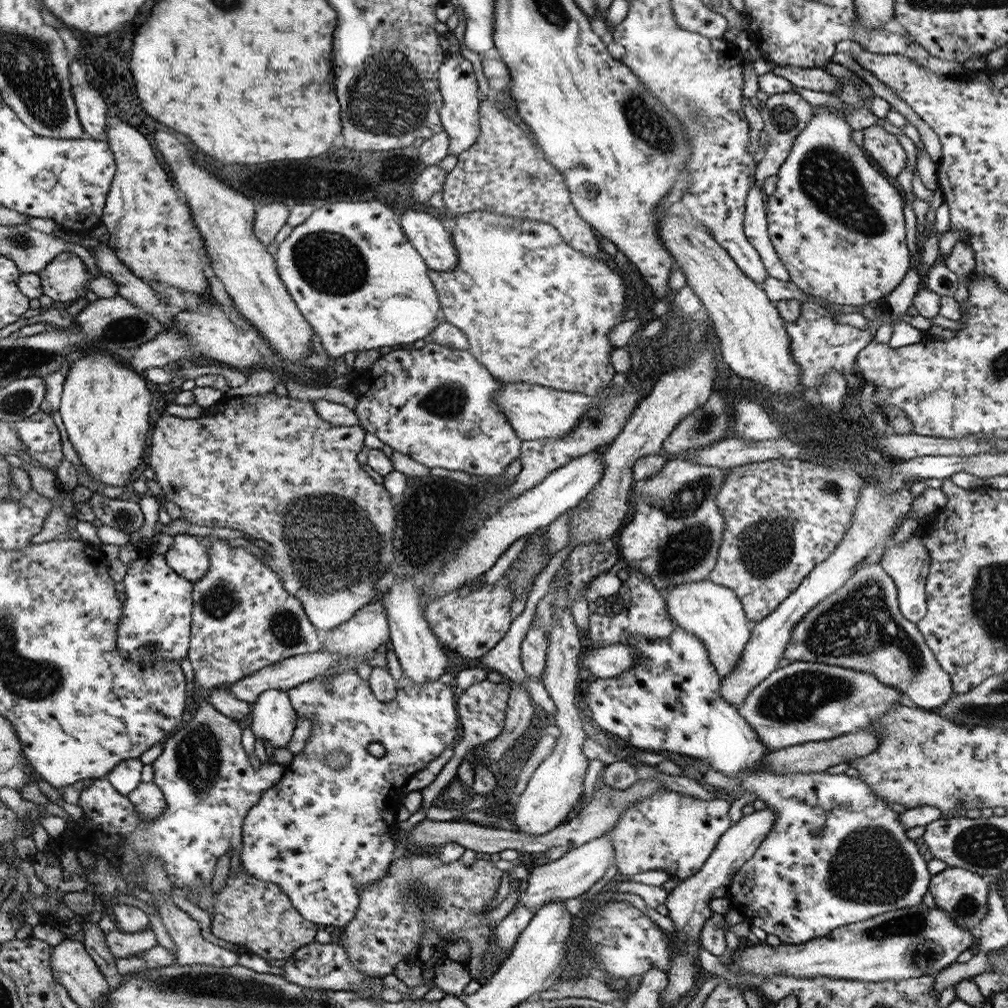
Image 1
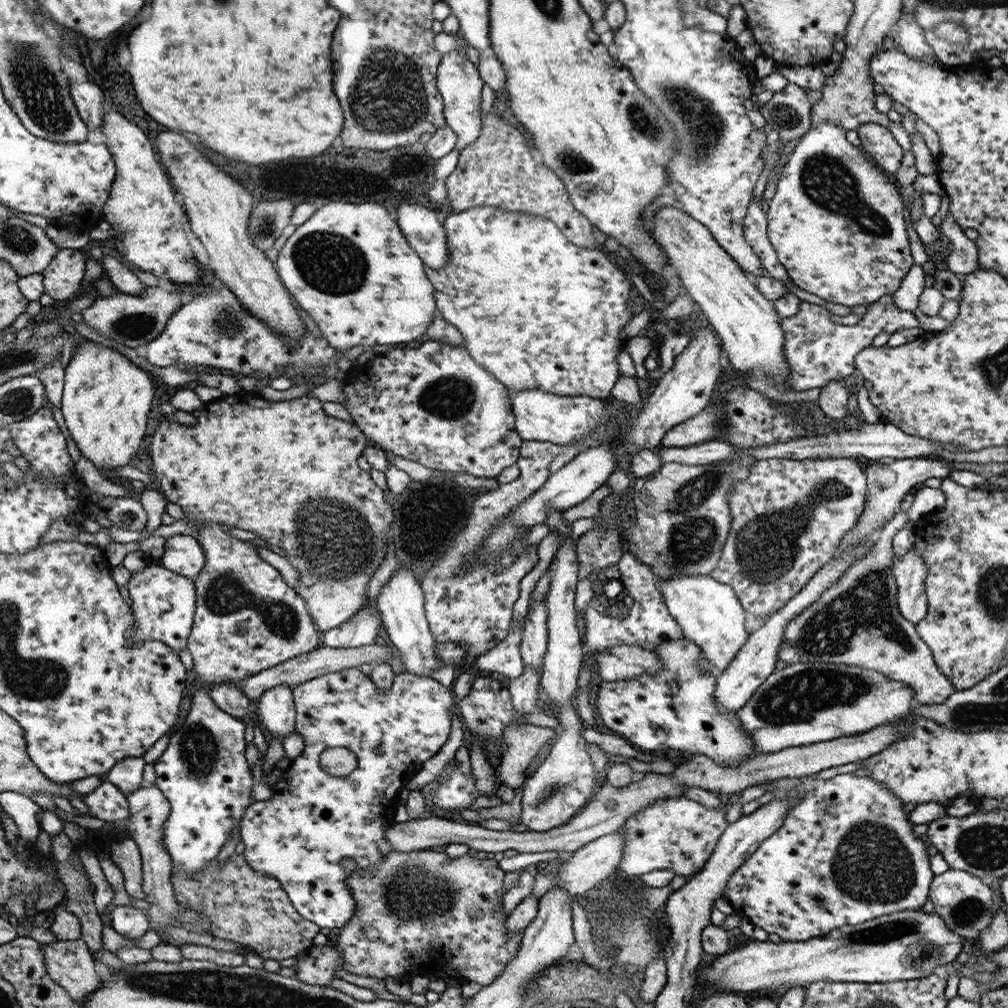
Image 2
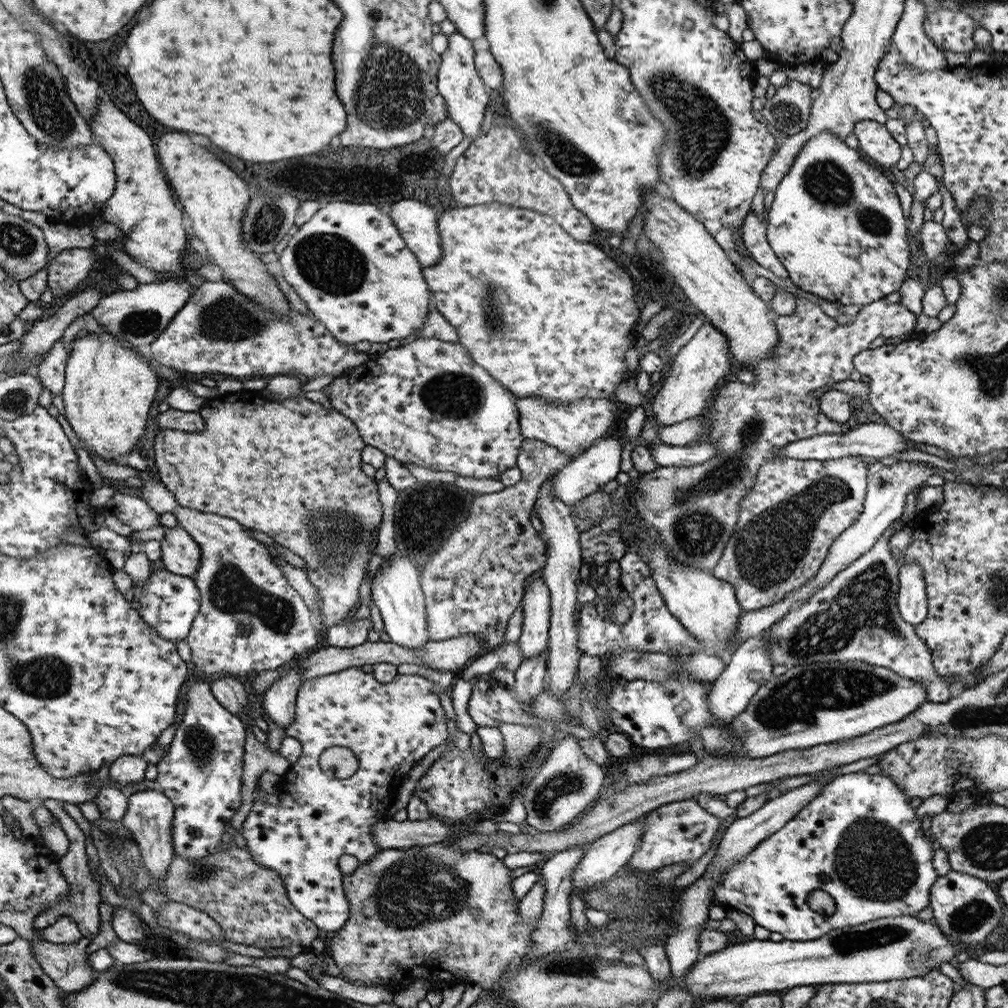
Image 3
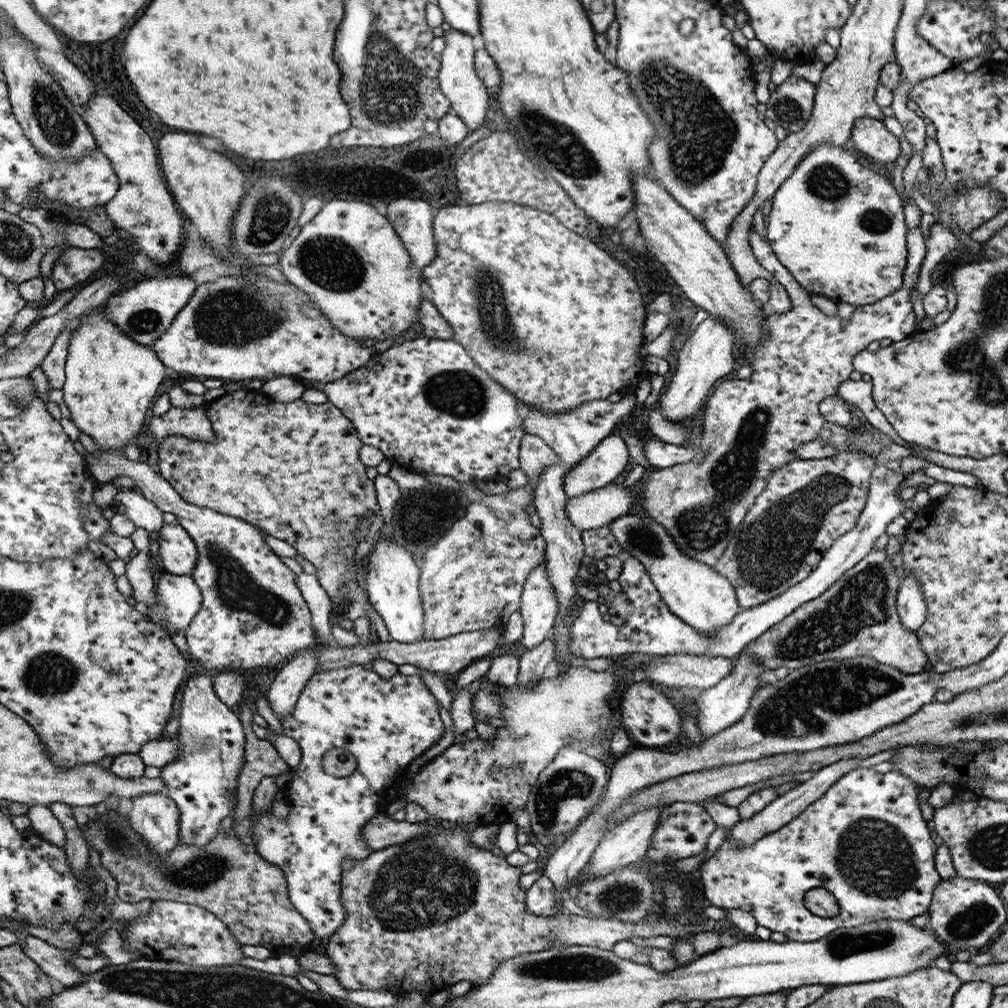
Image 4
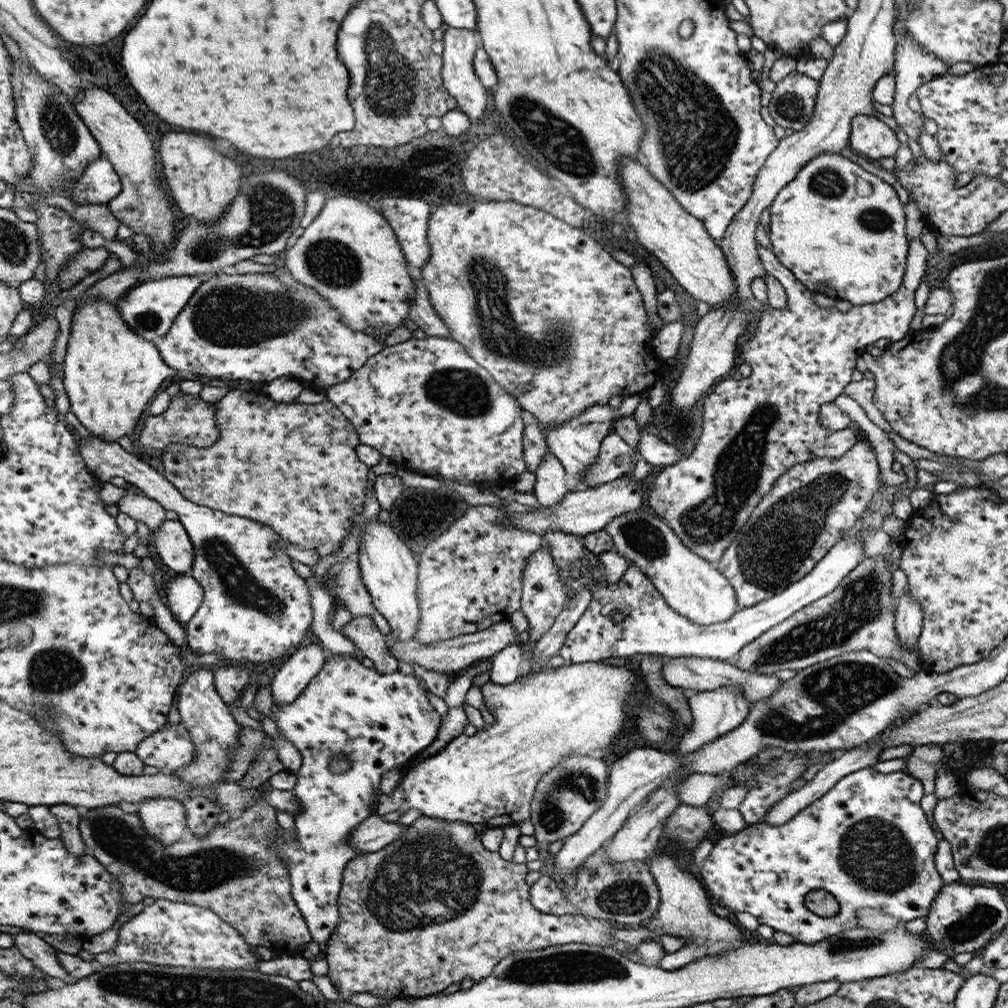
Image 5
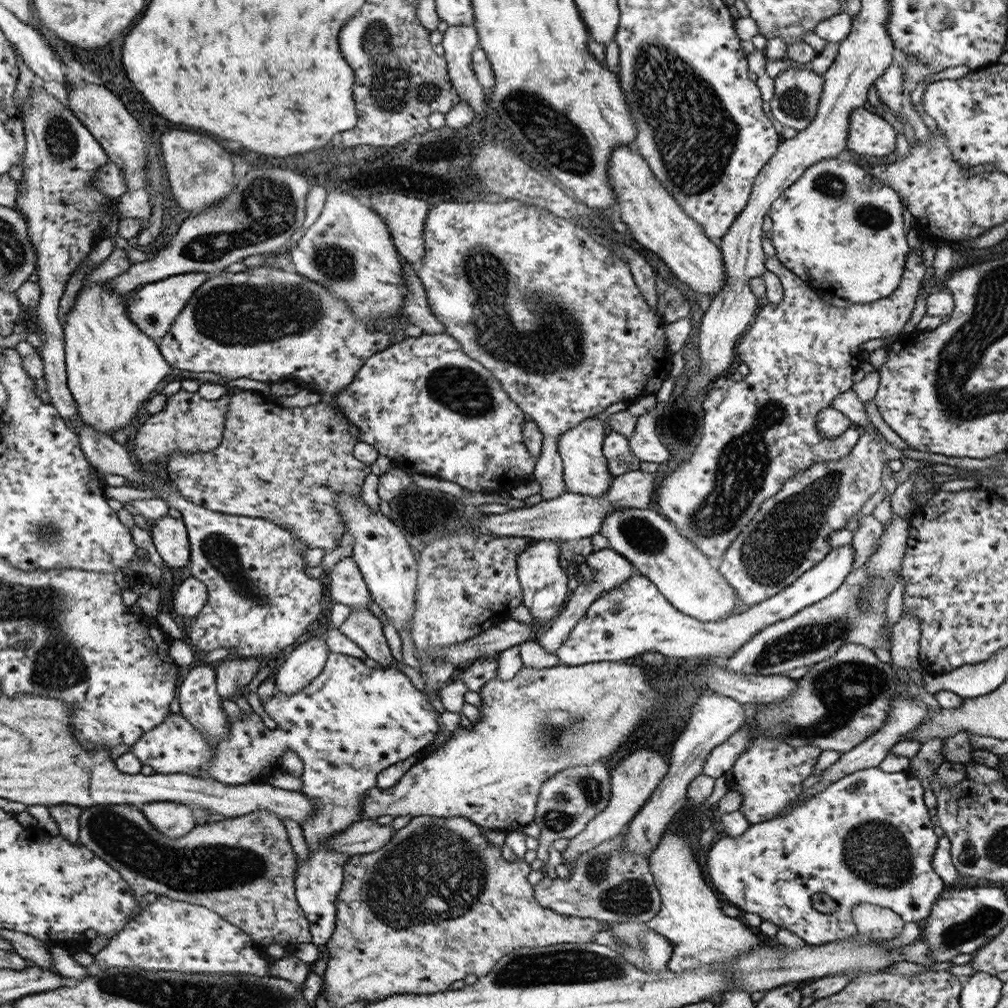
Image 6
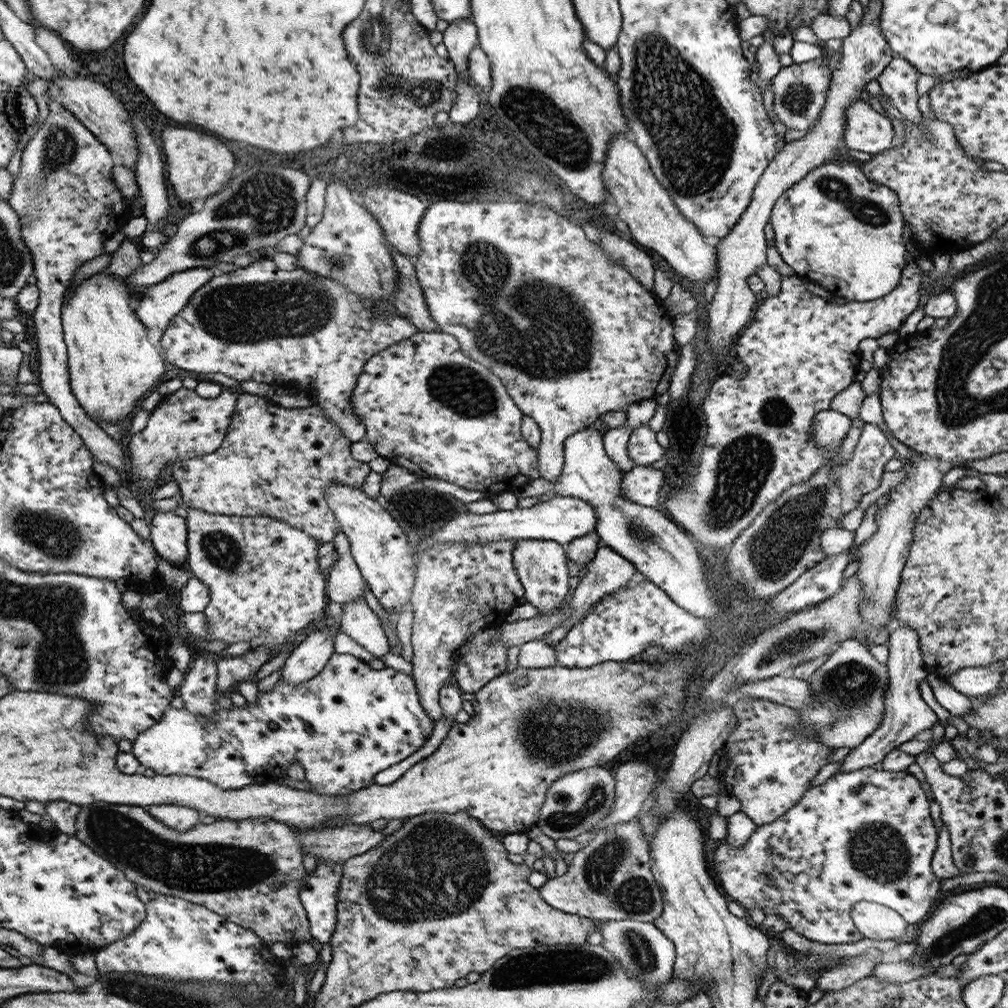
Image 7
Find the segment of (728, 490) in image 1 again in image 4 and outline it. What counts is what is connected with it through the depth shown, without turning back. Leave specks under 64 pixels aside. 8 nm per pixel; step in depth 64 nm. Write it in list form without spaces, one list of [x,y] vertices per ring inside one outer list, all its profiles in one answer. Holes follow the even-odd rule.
[[[842,451],[830,458],[795,458],[773,470],[773,474],[766,479],[766,488],[750,507],[740,528],[735,531],[723,555],[713,566],[719,575],[732,583],[742,609],[757,607],[802,582],[838,538],[856,526],[868,500],[875,465],[875,459],[862,451]]]

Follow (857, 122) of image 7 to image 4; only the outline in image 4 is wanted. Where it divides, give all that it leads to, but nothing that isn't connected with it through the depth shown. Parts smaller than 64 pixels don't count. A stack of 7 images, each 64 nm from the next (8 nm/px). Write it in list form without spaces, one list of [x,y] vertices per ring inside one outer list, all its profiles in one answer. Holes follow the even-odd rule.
[[[857,118],[851,130],[854,150],[860,150],[876,162],[896,162],[901,152],[899,139],[881,120]]]

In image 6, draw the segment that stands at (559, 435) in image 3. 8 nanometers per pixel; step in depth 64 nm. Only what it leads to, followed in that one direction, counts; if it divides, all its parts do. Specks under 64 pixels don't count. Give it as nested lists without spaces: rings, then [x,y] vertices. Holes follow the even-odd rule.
[[[598,415],[587,418],[584,422],[578,424],[574,428],[567,430],[558,441],[558,454],[563,460],[563,479],[565,484],[565,492],[574,494],[588,494],[596,498],[597,496],[604,496],[609,488],[612,486],[612,481],[616,476],[612,476],[609,471],[609,464],[604,458],[602,452],[603,440],[608,432],[608,424],[606,420],[599,420]]]

